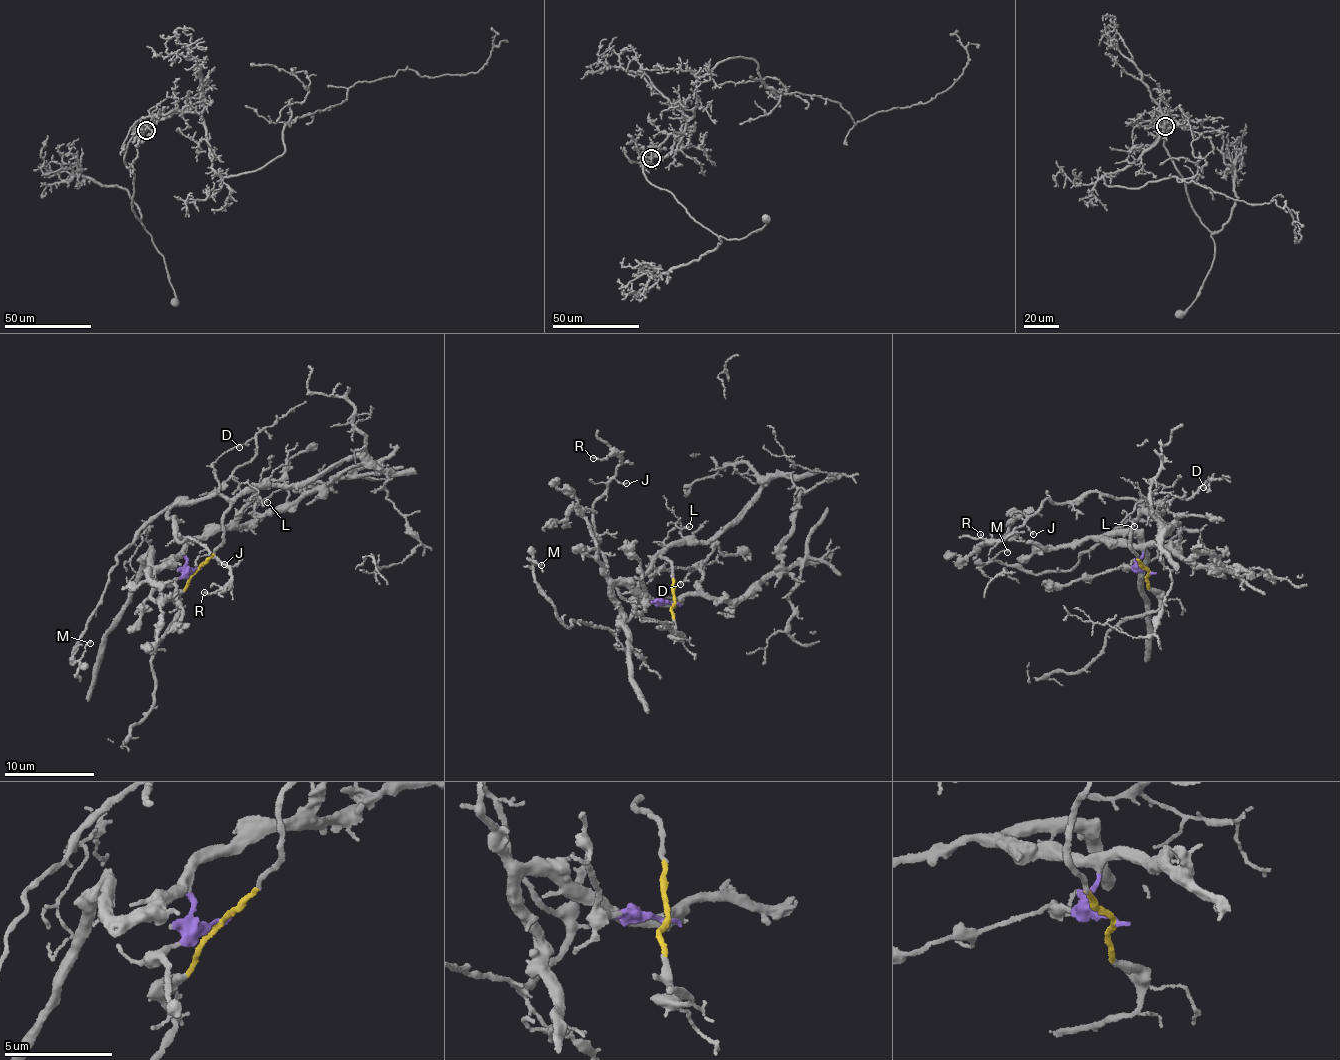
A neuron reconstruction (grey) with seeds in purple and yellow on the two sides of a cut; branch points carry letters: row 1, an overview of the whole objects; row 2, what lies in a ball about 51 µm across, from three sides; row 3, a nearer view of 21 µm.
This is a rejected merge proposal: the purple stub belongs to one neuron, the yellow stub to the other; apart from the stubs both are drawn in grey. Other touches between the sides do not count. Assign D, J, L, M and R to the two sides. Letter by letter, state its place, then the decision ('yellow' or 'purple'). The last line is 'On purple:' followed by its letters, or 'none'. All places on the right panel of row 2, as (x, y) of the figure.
D: place (1203, 487); yellow
J: place (1033, 534); yellow
L: place (1134, 526); yellow
M: place (1007, 552); yellow
R: place (980, 534); yellow
On purple: none

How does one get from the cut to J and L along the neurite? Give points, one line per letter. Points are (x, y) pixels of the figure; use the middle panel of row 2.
J: (676, 604), (672, 564), (661, 552), (632, 599), (620, 597), (599, 550), (596, 499), (608, 482), (626, 484)
L: (676, 604), (671, 591), (672, 564), (659, 554), (666, 546), (663, 544), (667, 533), (689, 526)

